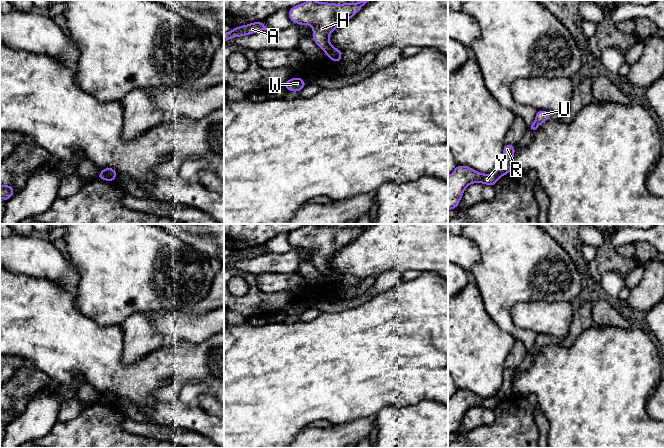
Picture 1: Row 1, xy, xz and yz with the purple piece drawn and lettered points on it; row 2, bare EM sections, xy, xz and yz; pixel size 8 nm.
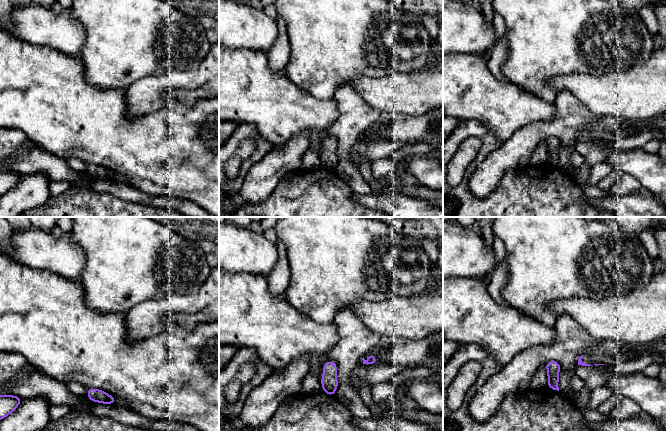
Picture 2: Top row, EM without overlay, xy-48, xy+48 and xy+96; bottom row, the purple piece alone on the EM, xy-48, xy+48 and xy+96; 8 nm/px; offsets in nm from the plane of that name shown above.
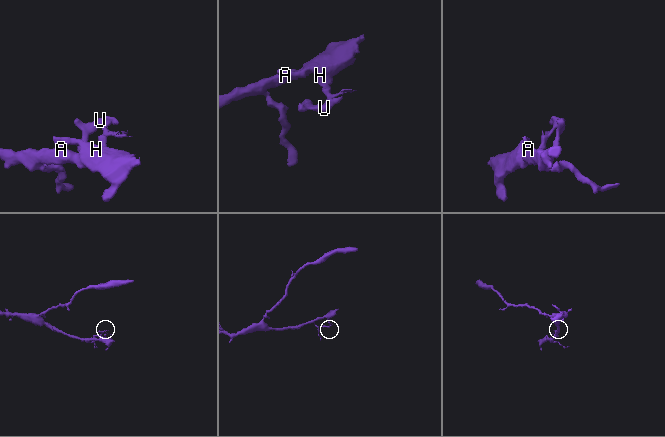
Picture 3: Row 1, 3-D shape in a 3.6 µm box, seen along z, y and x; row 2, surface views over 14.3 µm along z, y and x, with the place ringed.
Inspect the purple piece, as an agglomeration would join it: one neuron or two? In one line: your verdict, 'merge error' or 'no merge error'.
merge error

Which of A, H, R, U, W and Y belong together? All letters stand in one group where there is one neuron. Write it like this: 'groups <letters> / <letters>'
groups A H Y / R U W

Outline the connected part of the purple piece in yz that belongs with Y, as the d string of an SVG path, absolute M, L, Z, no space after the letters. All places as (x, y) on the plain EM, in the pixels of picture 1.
M457 389L448 400L448 435L458 431L465 413L472 407L494 410L500 400L497 396L480 397L469 390Z

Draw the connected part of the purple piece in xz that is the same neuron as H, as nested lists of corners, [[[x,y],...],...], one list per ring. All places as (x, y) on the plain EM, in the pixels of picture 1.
[[[315,224],[311,225],[305,225],[303,227],[300,227],[288,234],[288,241],[289,243],[299,249],[310,249],[313,251],[313,258],[312,262],[313,265],[324,275],[328,276],[333,273],[333,269],[329,265],[329,261],[334,253],[342,249],[344,246],[351,243],[367,226],[371,224],[366,225],[360,225],[355,227],[342,227],[342,228],[335,228],[335,227],[327,227],[327,226],[318,226]]]

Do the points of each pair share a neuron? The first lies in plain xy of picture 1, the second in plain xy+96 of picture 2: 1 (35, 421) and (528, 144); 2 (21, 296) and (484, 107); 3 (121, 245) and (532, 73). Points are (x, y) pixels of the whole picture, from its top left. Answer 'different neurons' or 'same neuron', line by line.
1: same neuron
2: same neuron
3: same neuron

